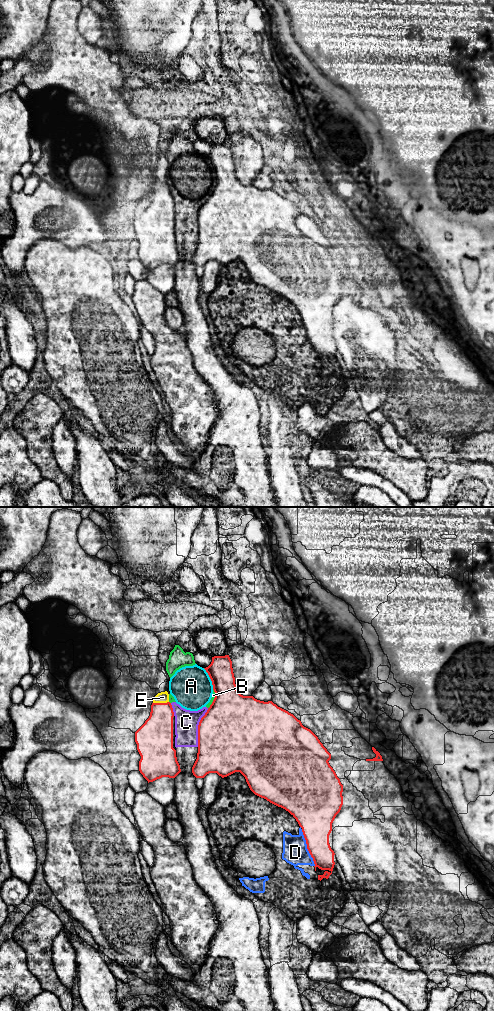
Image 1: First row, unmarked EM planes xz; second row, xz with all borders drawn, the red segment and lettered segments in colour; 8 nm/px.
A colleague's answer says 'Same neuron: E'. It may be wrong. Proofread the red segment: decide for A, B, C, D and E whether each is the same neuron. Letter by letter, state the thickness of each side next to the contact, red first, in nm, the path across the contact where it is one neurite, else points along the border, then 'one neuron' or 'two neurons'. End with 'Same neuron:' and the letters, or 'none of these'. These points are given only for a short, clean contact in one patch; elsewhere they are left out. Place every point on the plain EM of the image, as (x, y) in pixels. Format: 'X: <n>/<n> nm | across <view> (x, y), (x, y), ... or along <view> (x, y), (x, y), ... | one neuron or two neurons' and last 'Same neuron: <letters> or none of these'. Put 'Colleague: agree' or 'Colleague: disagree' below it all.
A: 240/320 nm | along xz (203, 156), (211, 169), (213, 177) | two neurons
B: 480/30 nm | two neurons
C: 500/190 nm | two neurons
D: 280/200 nm | two neurons
E: 260/90 nm | one neuron
Same neuron: E
Colleague: agree

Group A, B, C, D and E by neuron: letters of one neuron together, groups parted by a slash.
A B C / D / E

